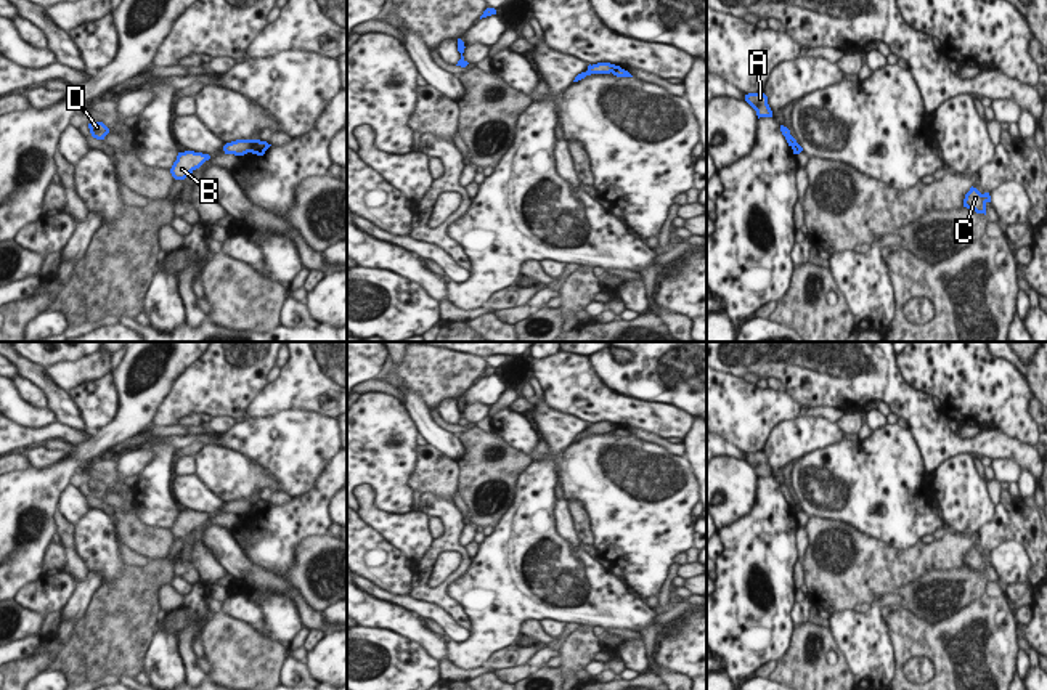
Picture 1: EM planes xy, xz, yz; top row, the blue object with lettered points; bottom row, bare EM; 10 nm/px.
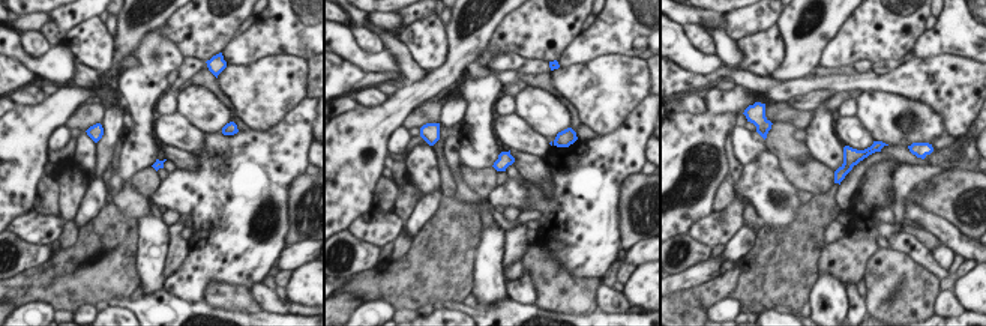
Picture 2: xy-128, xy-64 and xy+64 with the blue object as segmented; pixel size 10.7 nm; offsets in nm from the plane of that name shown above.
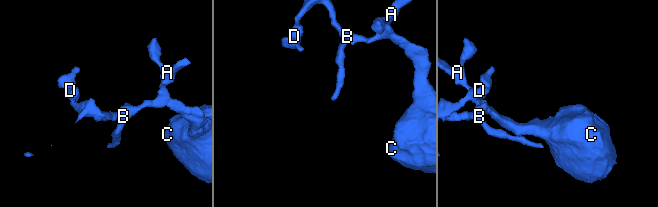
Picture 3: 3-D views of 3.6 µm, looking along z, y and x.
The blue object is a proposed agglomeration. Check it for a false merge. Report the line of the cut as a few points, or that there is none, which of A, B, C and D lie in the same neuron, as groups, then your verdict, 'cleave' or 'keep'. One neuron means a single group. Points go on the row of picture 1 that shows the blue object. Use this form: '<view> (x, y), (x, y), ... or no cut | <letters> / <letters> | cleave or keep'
xy (256, 140), (249, 151) | A B D / C | cleave

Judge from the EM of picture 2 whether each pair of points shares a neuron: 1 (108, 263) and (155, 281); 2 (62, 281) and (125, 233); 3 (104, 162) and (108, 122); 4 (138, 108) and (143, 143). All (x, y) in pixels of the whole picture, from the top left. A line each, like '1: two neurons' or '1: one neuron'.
1: two neurons
2: one neuron
3: one neuron
4: one neuron

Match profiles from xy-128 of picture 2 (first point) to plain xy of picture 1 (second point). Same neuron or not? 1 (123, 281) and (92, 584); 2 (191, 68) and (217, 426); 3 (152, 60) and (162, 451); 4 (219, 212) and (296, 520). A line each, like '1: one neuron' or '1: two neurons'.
1: two neurons
2: one neuron
3: one neuron
4: one neuron

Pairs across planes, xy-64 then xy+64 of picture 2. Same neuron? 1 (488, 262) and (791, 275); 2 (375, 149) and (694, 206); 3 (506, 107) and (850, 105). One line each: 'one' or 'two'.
1: two
2: one
3: one

